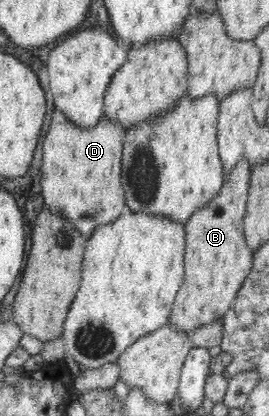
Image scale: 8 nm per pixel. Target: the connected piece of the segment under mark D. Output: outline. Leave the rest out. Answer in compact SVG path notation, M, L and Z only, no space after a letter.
M54 108L49 131L42 142L43 204L77 227L88 240L96 226L116 221L126 211L121 160L125 131L105 114L94 128L80 128Z

